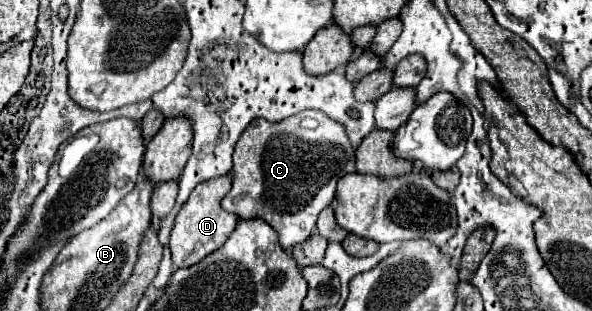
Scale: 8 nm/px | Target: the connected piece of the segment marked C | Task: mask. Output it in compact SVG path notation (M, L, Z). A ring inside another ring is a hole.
M304 110L304 114L290 116L278 124L270 124L260 118L260 120L254 120L242 132L236 144L234 166L232 166L232 190L224 196L222 208L230 214L236 214L242 220L260 218L268 222L278 232L280 246L288 250L312 236L318 214L326 206L330 206L330 202L334 200L338 178L354 170L356 170L354 168L354 148L350 146L344 128L338 122L326 118L326 114L316 112L316 110ZM304 118L318 118L318 126L314 130L302 130L300 122Z

